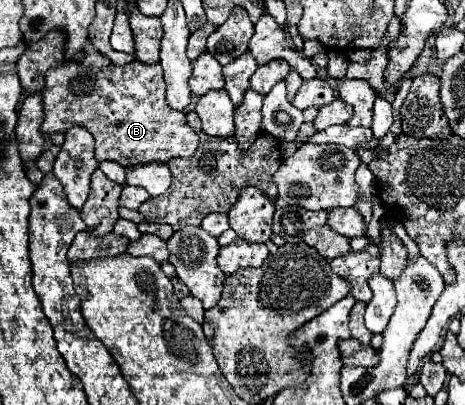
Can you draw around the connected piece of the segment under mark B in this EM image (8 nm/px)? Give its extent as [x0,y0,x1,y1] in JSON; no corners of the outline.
[41,60,199,168]

